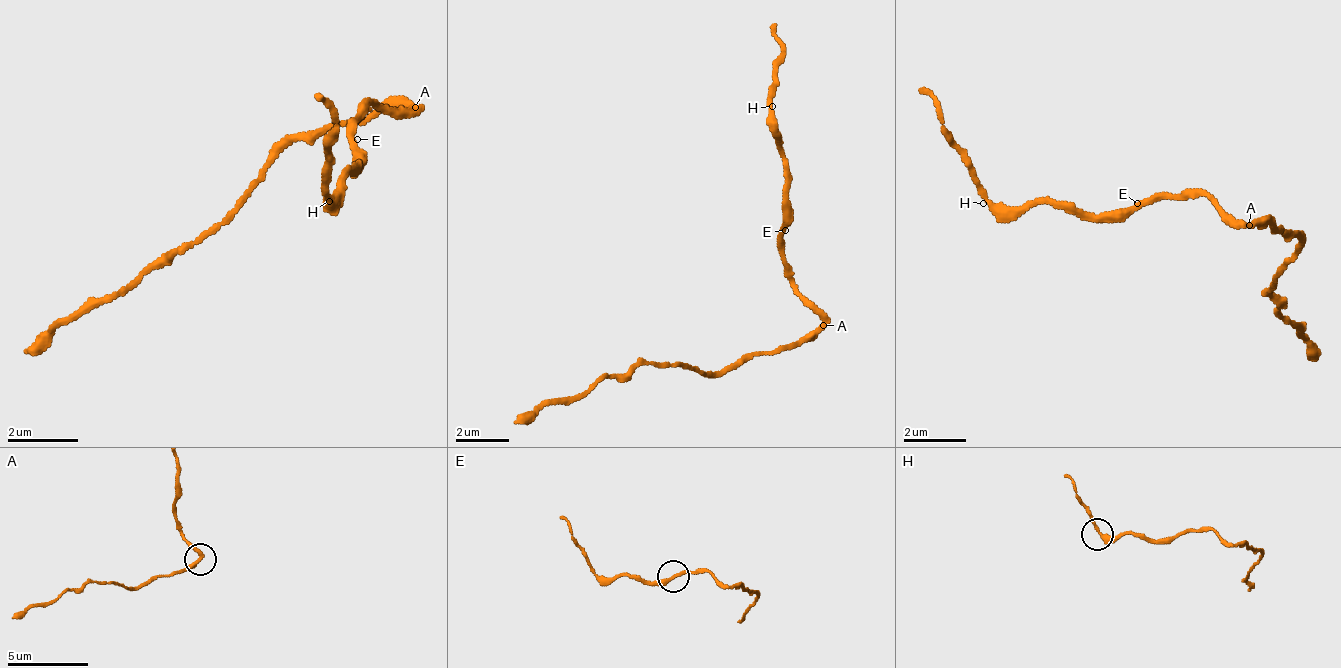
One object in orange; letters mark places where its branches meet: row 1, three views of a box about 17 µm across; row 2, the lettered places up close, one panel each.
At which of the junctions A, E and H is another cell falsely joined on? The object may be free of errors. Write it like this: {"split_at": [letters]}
{"split_at": ["A"]}

